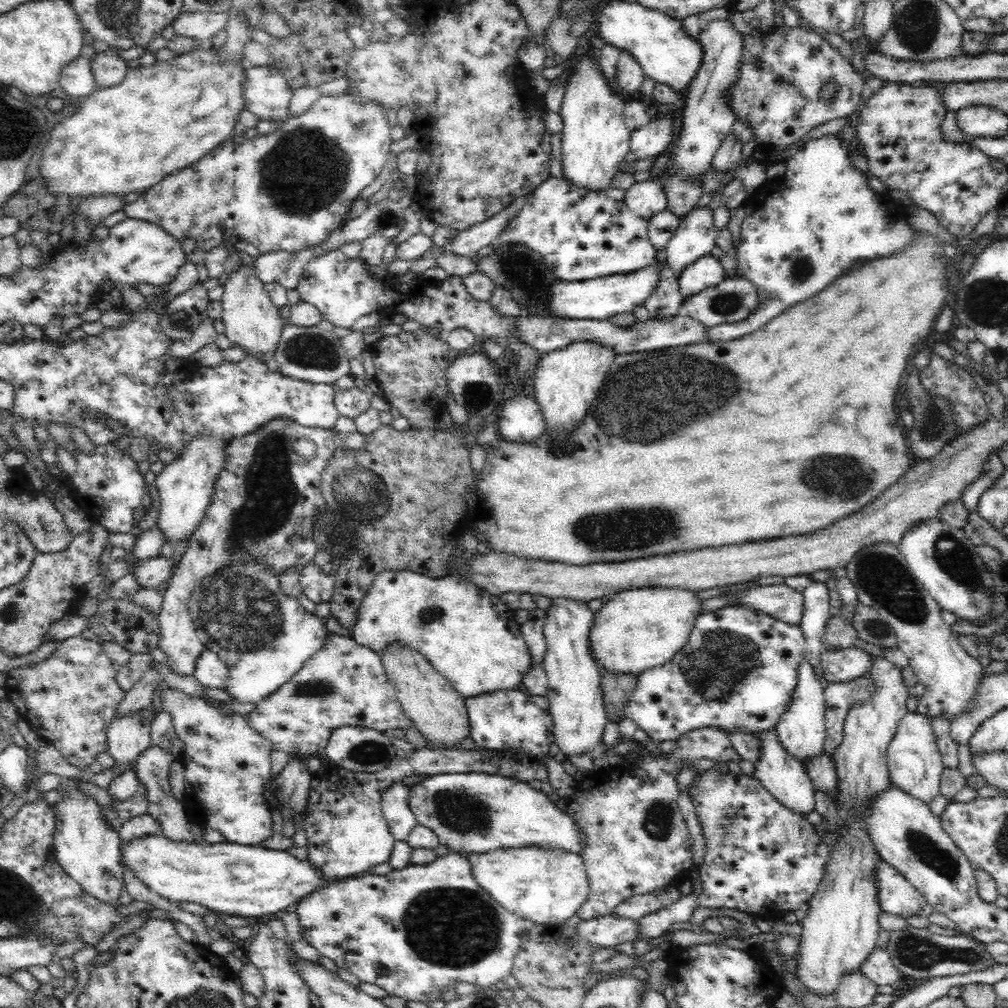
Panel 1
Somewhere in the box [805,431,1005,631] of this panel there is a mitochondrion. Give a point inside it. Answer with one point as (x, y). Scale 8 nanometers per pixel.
(953, 556)

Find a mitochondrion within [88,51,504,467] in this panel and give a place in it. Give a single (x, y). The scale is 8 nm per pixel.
(305, 172)

